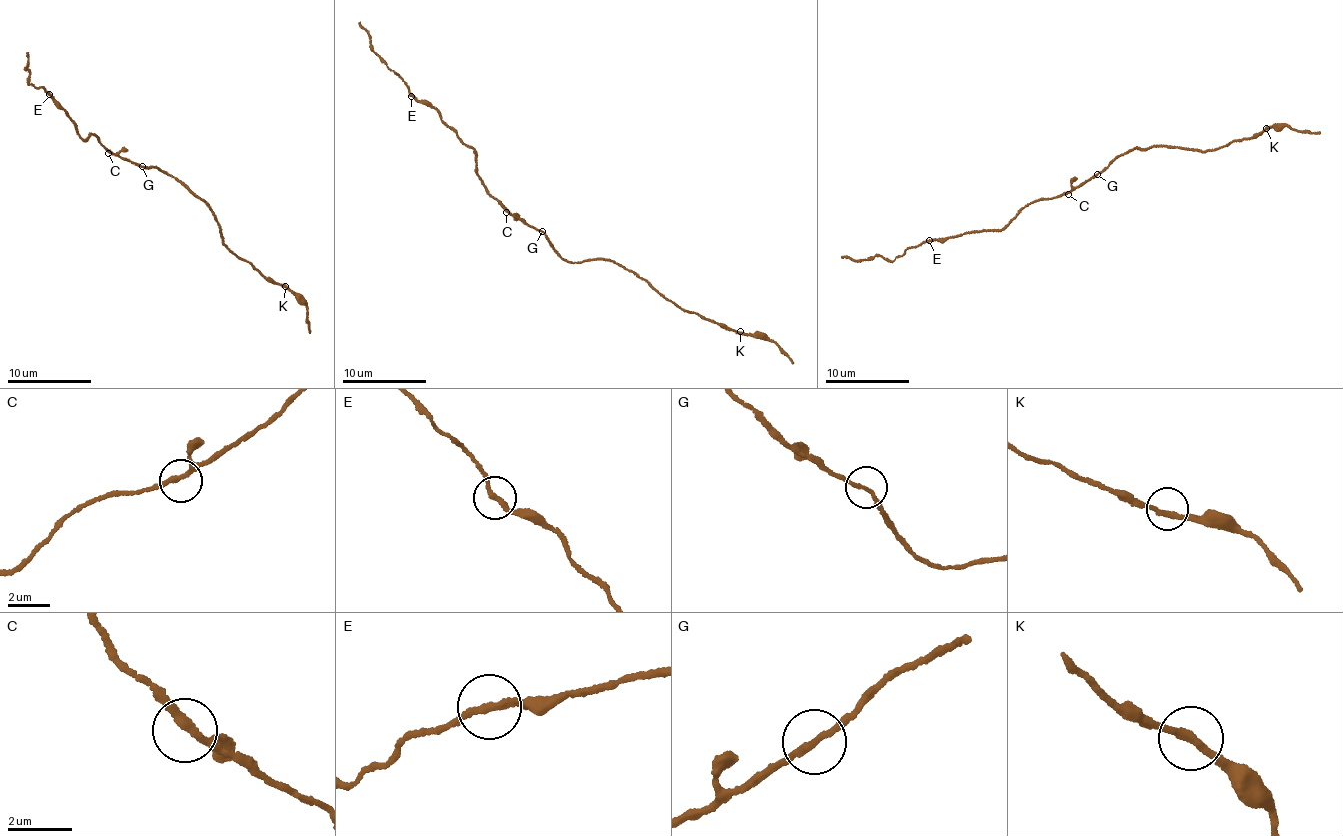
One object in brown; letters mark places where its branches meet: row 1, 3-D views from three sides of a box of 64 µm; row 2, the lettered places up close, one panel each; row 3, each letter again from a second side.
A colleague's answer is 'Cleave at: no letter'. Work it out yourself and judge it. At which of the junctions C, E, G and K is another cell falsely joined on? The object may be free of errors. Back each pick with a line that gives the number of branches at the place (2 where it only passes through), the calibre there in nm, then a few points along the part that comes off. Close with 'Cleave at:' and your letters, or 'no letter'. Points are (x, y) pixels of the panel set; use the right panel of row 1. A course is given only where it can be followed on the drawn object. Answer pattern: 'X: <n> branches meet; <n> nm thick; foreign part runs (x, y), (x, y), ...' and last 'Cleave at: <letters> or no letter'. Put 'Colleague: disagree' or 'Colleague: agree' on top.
Colleague: disagree
E: 2 branches meet; 240 nm thick; foreign part runs (928, 241), (909, 248), (892, 261), (877, 256), (865, 261), (841, 257)
Cleave at: E

